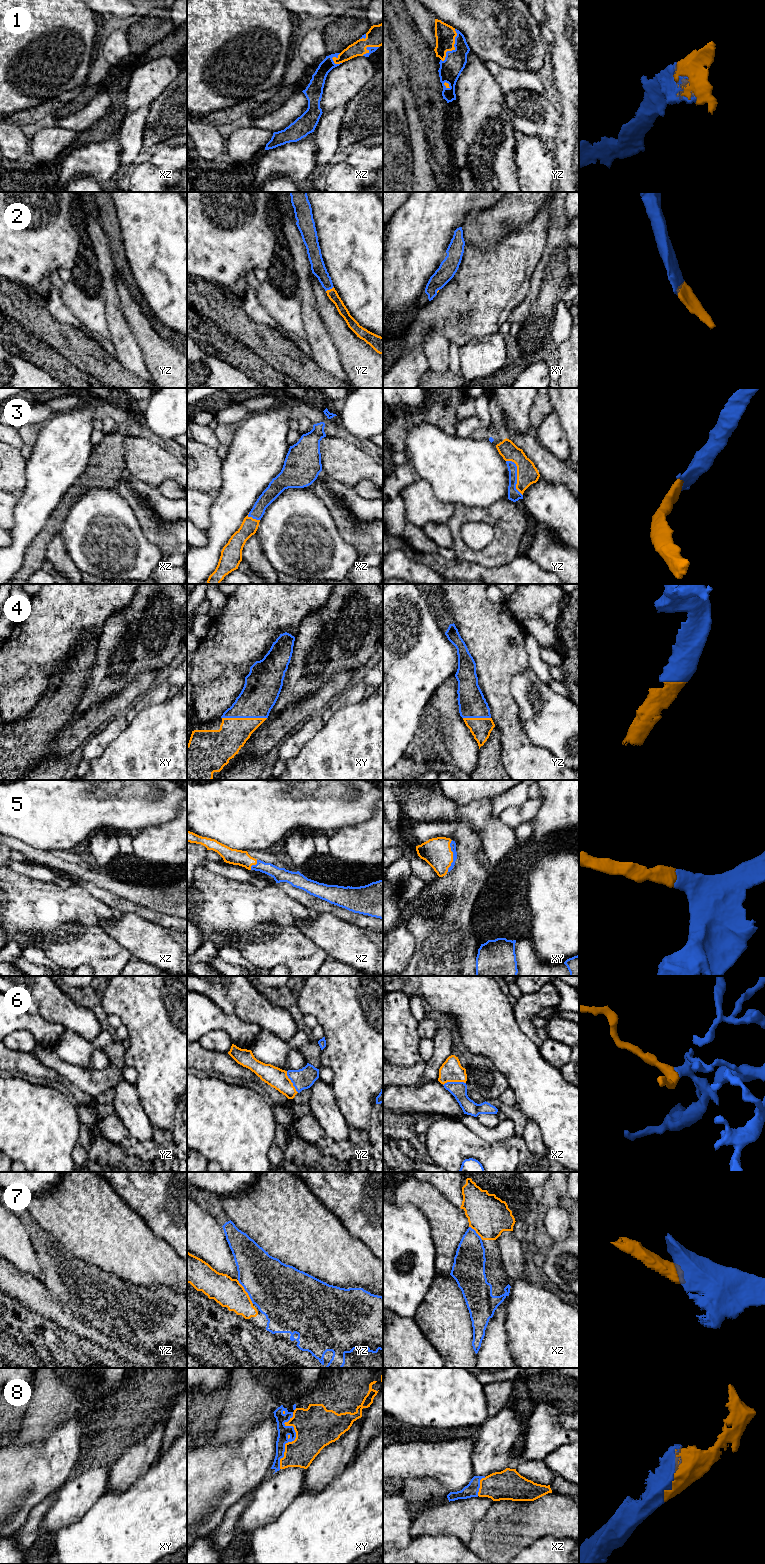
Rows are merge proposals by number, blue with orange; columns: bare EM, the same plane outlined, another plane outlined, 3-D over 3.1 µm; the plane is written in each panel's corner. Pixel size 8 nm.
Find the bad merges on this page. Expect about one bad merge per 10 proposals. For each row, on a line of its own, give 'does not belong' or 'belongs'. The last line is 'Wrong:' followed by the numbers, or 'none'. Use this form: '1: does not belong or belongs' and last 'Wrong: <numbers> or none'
1: belongs
2: belongs
3: belongs
4: belongs
5: belongs
6: belongs
7: does not belong
8: belongs
Wrong: 7

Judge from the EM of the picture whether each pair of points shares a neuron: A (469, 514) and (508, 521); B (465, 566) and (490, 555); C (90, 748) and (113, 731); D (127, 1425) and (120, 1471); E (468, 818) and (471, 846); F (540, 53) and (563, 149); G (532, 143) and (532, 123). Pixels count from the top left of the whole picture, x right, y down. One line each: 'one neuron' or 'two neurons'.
A: one neuron
B: two neurons
C: one neuron
D: two neurons
E: two neurons
F: two neurons
G: two neurons

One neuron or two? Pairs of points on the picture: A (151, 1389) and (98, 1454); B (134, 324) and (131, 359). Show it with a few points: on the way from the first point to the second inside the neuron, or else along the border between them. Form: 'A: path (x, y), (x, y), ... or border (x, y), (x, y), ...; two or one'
A: path (138, 1405), (136, 1410), (108, 1438); one
B: border (122, 314), (143, 356); two

